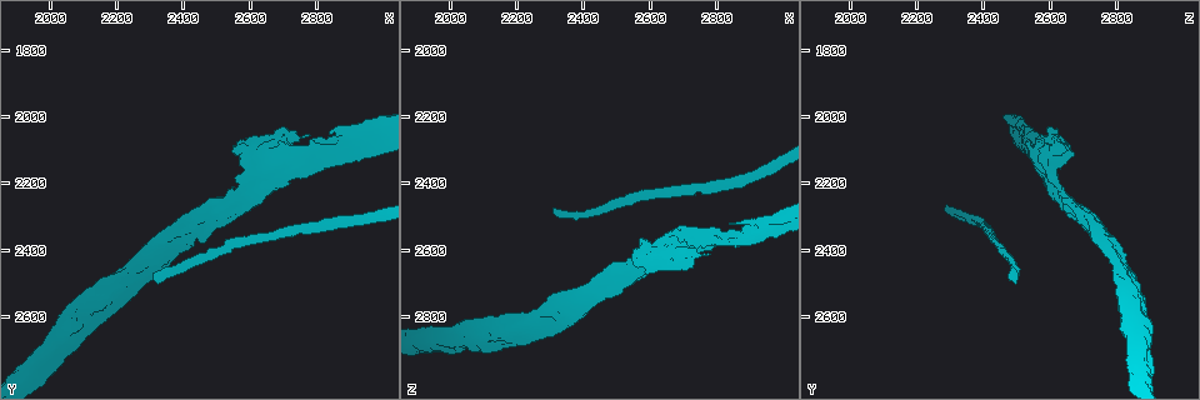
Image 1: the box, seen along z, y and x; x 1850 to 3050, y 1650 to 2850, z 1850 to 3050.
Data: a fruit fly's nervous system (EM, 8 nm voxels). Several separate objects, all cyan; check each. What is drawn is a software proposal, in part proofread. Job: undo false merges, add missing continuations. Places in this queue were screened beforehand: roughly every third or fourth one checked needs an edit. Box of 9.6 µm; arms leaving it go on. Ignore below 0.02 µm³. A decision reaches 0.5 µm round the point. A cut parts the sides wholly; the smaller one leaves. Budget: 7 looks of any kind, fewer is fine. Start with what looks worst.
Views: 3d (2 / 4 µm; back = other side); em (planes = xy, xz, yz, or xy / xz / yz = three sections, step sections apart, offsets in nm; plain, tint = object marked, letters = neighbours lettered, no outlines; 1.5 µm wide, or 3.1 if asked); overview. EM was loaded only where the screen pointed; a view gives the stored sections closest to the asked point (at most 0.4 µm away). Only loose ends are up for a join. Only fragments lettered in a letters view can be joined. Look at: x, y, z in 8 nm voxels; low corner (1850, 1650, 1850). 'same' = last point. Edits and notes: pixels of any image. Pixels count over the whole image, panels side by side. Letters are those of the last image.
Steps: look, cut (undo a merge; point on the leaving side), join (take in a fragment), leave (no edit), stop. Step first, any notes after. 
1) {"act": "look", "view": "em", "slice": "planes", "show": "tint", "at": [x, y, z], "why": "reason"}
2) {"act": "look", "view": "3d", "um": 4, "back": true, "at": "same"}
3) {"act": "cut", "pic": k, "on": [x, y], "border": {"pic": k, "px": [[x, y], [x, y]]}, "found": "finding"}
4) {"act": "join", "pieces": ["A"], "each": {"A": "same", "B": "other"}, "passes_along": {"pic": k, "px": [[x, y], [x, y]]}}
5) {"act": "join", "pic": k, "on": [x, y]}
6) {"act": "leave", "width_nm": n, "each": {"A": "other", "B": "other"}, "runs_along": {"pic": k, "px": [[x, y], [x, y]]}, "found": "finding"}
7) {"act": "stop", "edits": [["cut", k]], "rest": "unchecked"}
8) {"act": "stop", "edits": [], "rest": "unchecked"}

{"act": "look", "view": "em", "slice": "xz", "step": 8, "show": "tint", "at": [2310, 2490, 2480], "why": "free end"}

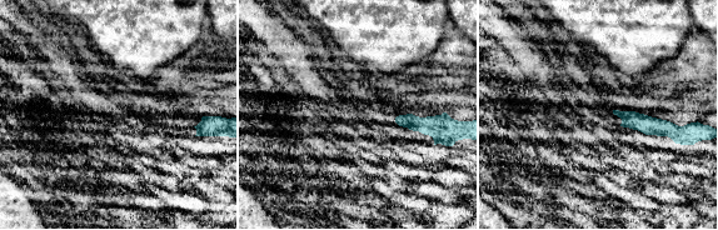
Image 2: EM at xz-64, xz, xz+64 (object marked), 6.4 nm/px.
{"act": "look", "view": "em", "slice": "planes", "show": "letters", "at": "same"}

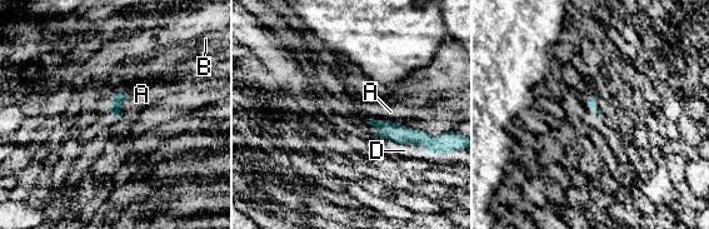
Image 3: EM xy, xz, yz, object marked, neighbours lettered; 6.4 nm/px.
{"act": "leave", "each": {"A": "other", "B": "other", "D": "other"}, "border": {"pic": 3, "px": [[367, 118], [388, 119], [394, 123]]}, "found": "no lettered fragment goes on from it"}

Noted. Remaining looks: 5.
{"act": "look", "view": "3d", "um": 2, "at": [2870, 2020, 2520], "why": "stops while still wide"}

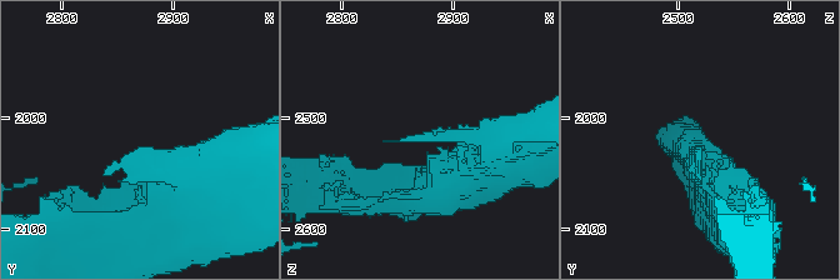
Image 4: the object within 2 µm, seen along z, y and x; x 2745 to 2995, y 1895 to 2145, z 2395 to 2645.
{"act": "look", "view": "em", "slice": "xz", "step": 4, "show": "tint", "at": [2872, 2026, 2520], "arm_widths_nm": [280, 380], "why": "now the EM"}

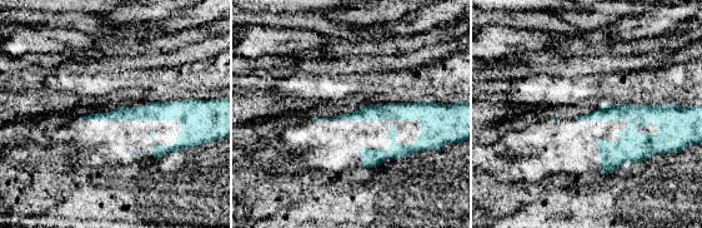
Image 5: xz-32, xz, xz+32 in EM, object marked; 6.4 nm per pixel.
{"act": "look", "view": "em", "slice": "planes", "show": "letters", "at": "same"}

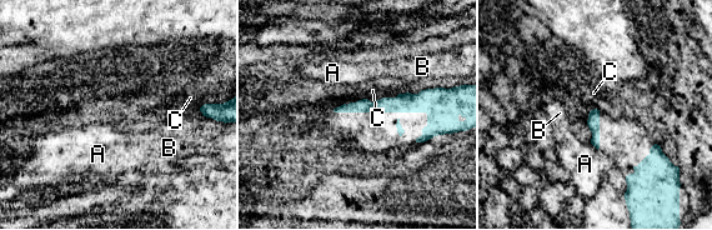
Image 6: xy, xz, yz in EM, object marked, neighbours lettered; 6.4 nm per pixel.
{"act": "leave", "each": {"A": "other", "B": "other", "C": "other"}, "found": "no lettered fragment goes on from it"}

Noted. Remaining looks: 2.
{"act": "look", "view": "3d", "um": 2, "back": true, "at": [2260, 2540, 2880], "why": "closes a loop"}

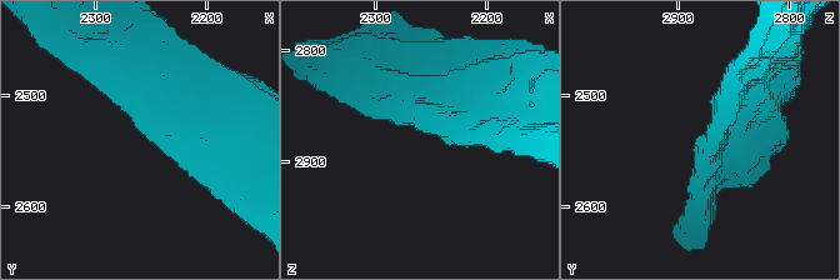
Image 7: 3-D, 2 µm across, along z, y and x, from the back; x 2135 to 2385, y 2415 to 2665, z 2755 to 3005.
{"act": "look", "view": "em", "slice": "planes", "show": "letters", "at": [2256, 2536, 2870], "why": "shape alone is not enough"}

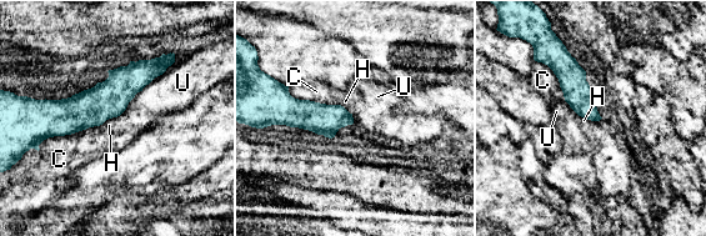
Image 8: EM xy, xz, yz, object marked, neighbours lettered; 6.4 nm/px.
{"act": "leave", "each": {"C": "other", "H": "other", "U": "other"}, "runs_along": {"pic": 8, "px": [[164, 65], [60, 118], [43, 135]]}, "found": "continuous, no second cell"}

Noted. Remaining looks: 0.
{"act": "stop", "edits": [], "rest": "unchecked"}

